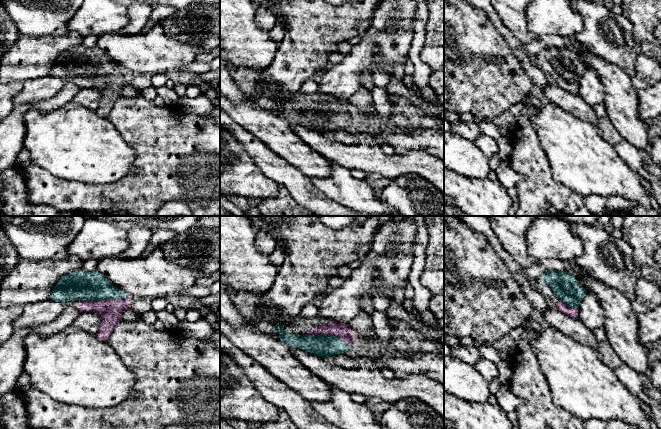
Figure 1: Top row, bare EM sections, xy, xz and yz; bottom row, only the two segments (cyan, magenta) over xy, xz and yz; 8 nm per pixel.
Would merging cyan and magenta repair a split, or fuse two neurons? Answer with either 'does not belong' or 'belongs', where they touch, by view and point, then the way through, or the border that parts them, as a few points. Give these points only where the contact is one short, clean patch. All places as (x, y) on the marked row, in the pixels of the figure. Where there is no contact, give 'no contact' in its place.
belongs; contact xy (104, 300); way xy (81, 285), (92, 288), (104, 300), (111, 310)

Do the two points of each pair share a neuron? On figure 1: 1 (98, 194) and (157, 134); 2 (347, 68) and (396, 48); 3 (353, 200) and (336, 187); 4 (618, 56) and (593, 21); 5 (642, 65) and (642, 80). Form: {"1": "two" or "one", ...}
{"1": "one", "2": "one", "3": "one", "4": "one", "5": "one"}

